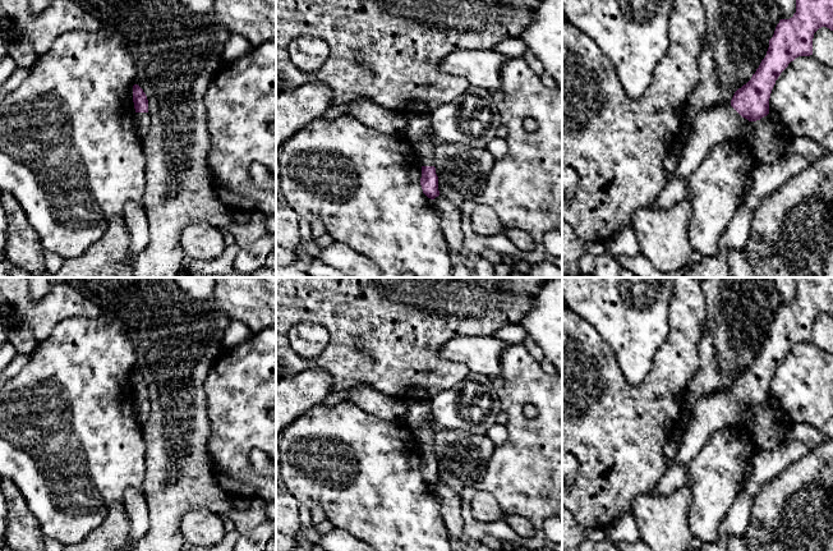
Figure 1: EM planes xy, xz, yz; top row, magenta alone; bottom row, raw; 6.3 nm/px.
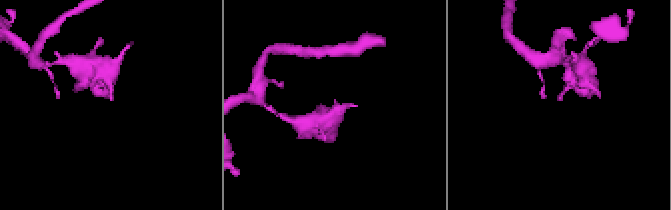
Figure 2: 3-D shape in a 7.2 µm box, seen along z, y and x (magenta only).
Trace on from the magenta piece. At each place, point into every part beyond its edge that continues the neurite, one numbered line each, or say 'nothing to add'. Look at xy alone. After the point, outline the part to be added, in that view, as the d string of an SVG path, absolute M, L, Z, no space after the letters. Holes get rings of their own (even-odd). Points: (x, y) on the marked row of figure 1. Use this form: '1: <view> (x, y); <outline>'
1: xy (142, 119); M137 113L135 115L135 133L143 138L149 129L149 114Z

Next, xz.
1: xz (424, 150); M429 129L429 132L424 136L424 138L415 147L415 153L422 166L434 165L433 148L437 142L438 139L434 136L433 130Z

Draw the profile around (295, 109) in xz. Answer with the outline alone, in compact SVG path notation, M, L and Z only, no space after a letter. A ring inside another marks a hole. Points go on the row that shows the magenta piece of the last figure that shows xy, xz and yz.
M310 82L287 92L276 92L276 152L299 129L322 118L332 106L332 89L323 82Z

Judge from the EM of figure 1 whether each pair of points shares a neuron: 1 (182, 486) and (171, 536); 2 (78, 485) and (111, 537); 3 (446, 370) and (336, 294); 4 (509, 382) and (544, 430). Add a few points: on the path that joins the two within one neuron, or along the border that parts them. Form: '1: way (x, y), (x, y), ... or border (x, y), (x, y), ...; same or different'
1: way (171, 499), (171, 523); same
2: border (122, 500), (115, 500), (105, 519), (84, 537); different
3: way (419, 367), (363, 311); same
4: way (523, 386), (544, 408), (544, 416); same

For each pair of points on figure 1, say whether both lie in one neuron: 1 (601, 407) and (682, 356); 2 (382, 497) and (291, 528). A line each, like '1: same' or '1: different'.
1: same
2: different

